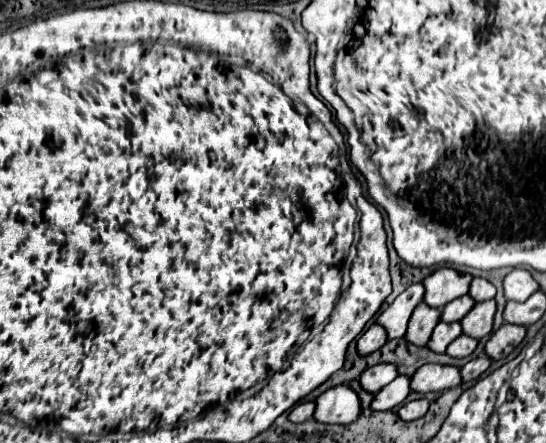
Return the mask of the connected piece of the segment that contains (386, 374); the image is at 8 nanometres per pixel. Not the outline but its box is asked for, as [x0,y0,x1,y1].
[360,363,398,393]

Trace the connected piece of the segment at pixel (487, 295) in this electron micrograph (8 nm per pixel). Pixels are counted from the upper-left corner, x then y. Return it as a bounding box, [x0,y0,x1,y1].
[470,279,496,301]

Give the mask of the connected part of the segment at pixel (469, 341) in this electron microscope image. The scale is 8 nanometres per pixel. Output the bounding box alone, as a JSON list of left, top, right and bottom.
[446,335,478,357]

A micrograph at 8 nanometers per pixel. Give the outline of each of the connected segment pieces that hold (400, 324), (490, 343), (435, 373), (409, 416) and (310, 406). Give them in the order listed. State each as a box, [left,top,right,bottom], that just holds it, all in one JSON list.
[[376,283,424,339],[486,323,526,359],[412,365,462,393],[398,399,430,421],[288,401,316,423]]

